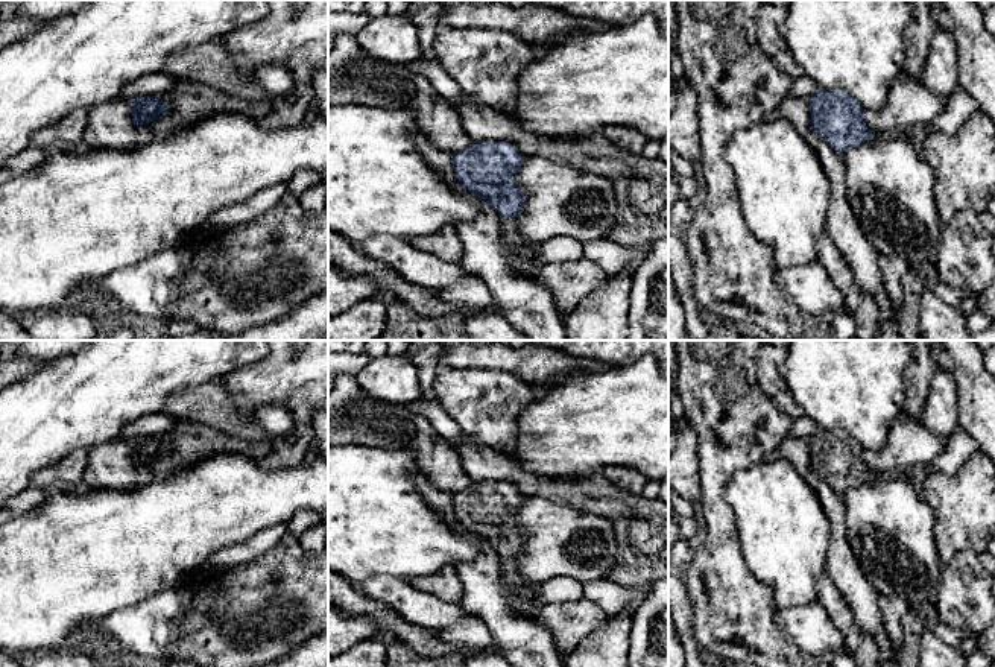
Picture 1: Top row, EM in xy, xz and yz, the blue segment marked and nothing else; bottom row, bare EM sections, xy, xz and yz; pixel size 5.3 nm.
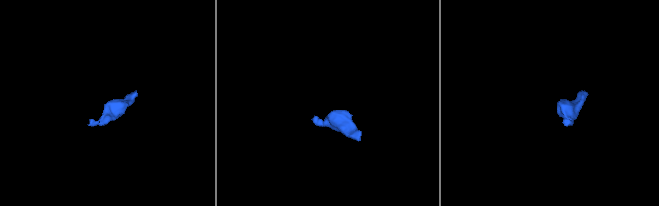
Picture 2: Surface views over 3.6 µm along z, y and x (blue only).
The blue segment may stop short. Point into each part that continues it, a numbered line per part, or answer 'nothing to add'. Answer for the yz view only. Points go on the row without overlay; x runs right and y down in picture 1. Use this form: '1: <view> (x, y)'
nothing to add

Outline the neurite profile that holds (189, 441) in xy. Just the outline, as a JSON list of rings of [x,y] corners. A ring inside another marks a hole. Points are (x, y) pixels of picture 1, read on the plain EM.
[[[178,419],[170,431],[158,436],[169,445],[169,451],[143,468],[135,465],[147,482],[156,482],[219,453],[243,453],[260,460],[270,451],[266,442],[245,441],[237,435],[184,419]]]

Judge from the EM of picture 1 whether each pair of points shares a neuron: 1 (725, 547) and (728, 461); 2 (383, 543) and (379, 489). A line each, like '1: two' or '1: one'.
1: one
2: one

